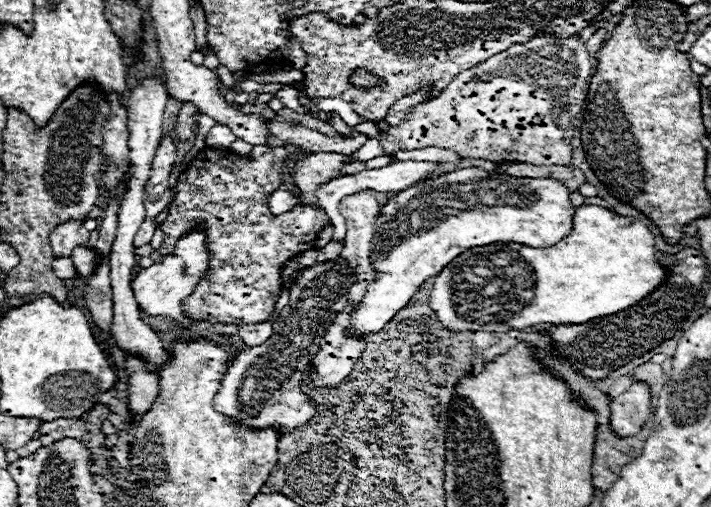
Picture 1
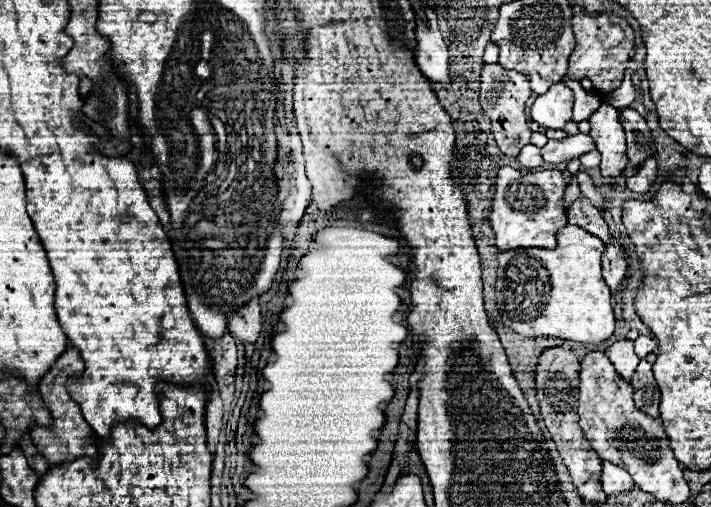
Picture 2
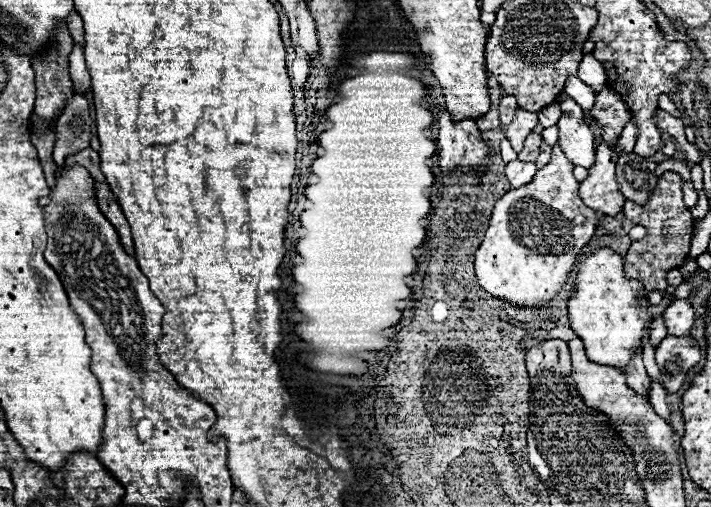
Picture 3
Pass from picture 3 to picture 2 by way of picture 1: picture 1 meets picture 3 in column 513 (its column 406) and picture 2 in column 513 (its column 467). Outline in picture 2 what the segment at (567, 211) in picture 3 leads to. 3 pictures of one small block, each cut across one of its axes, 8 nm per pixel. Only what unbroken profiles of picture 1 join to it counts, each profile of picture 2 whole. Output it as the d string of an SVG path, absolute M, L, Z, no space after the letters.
M510 166L500 168L490 214L490 224L496 232L496 246L502 252L514 248L556 248L556 232L568 224L566 208L562 202L564 190L566 182L560 170L520 174Z

